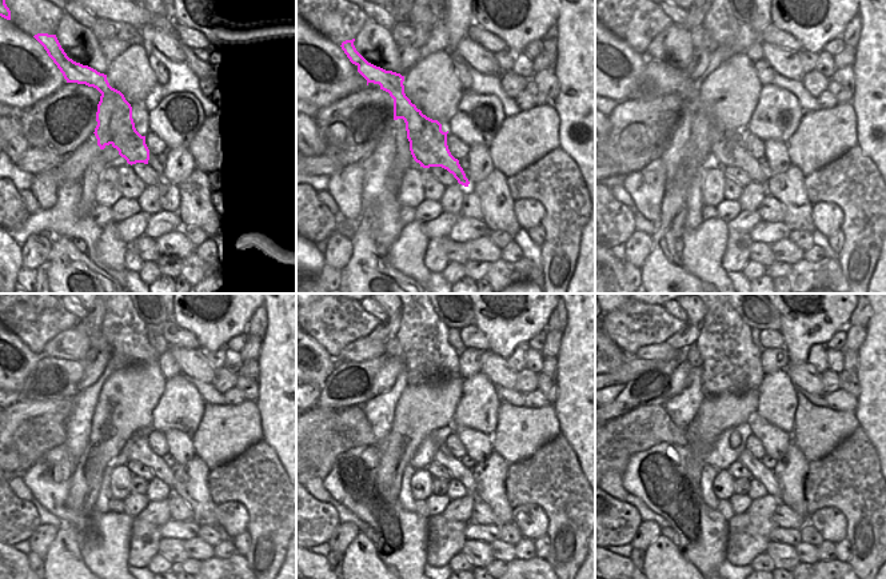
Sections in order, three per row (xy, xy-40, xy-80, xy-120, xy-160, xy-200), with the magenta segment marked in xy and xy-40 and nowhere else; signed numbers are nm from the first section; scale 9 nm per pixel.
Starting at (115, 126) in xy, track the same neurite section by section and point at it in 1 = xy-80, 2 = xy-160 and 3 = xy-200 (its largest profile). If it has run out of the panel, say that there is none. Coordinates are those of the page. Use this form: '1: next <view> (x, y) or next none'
1: next xy-80 (729, 148)
2: next xy-160 (465, 475)
3: next xy-200 (755, 467)

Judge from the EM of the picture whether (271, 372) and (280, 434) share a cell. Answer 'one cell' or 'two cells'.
one cell

